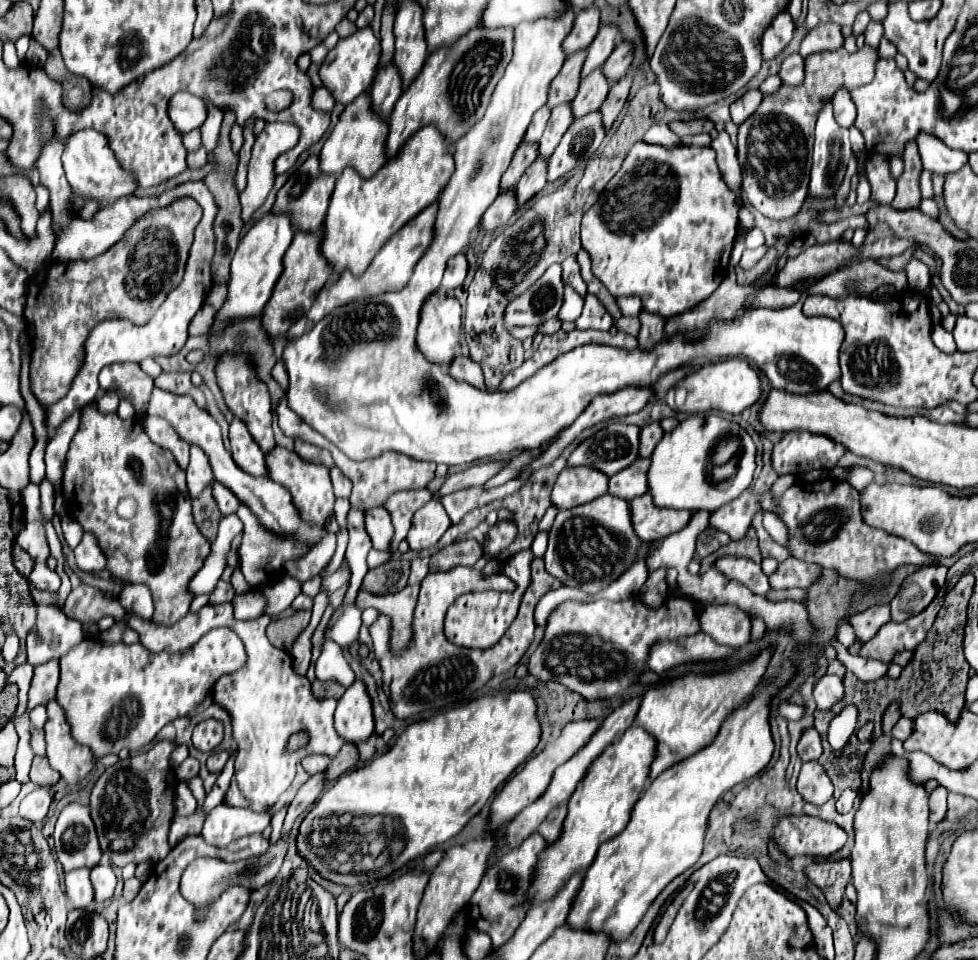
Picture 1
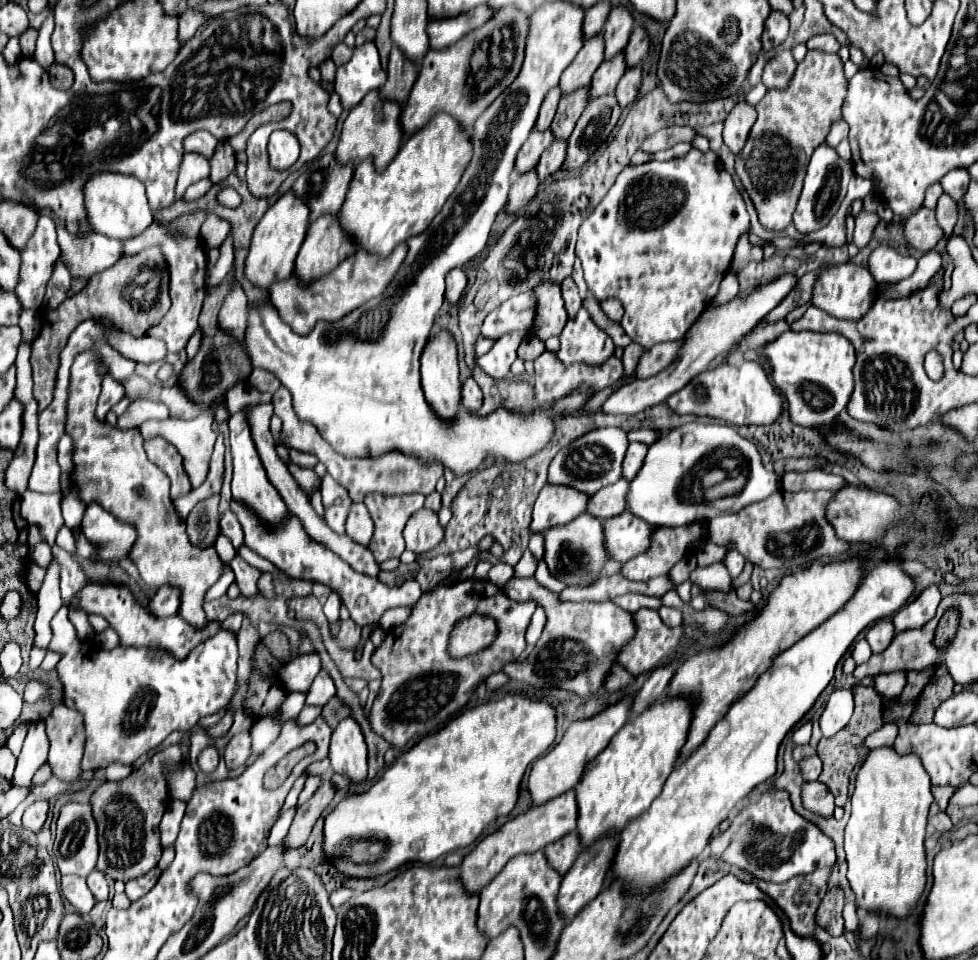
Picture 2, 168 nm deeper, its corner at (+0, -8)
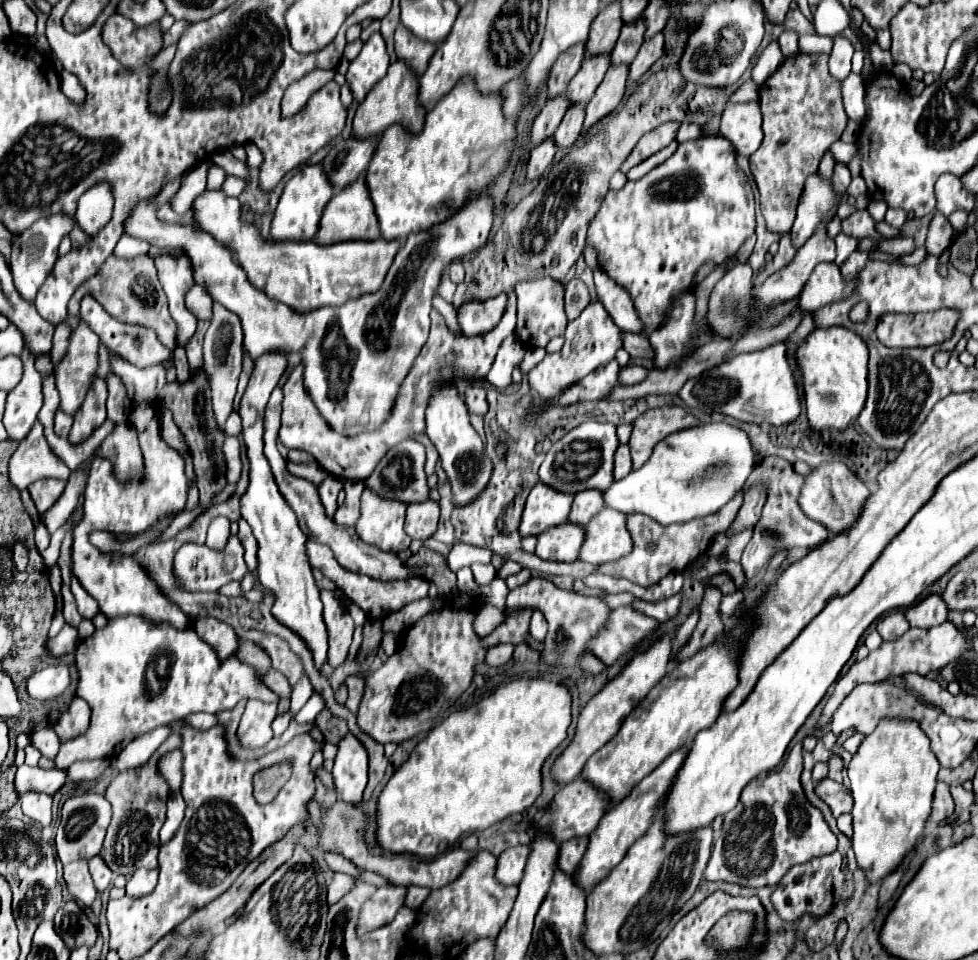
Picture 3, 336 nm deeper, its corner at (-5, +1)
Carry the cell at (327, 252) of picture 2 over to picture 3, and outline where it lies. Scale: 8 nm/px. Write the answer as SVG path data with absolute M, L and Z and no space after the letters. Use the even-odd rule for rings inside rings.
M358 178L354 186L348 186L346 190L338 190L332 196L332 200L326 204L320 220L320 228L312 240L318 242L320 246L330 246L342 240L374 240L378 236L380 236L378 218L374 214L374 206L370 206L370 196L366 194L366 182Z

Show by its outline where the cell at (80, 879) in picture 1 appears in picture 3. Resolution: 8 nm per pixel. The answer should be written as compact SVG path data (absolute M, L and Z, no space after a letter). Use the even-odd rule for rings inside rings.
M76 860L72 864L66 864L64 866L64 880L66 880L66 886L70 890L70 894L80 900L82 904L90 906L94 900L96 900L96 888L94 888L94 882L92 882L92 876L88 872L88 862L82 862L82 860Z

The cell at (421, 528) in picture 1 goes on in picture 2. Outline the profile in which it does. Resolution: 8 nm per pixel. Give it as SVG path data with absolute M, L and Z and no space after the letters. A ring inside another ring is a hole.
M421 509L417 511L405 525L403 531L407 549L421 555L429 549L433 549L435 545L439 545L439 541L443 539L443 527L439 525L437 513L429 511L429 509Z

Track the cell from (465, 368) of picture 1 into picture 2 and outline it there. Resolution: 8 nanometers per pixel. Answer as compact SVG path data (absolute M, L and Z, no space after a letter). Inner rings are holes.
M467 379L465 385L463 385L463 391L461 391L461 403L467 411L479 411L481 409L481 403L483 403L483 395L481 395L481 389L479 385L475 383L475 379Z

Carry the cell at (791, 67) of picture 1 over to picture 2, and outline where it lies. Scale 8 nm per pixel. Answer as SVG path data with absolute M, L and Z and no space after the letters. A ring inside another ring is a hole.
M781 51L775 57L771 57L763 69L763 85L767 89L785 89L793 77L797 63L793 61L789 51Z

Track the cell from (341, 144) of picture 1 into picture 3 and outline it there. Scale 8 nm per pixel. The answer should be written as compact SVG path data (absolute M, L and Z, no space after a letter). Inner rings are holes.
M398 60L390 64L388 74L370 90L370 94L358 106L354 122L352 122L352 134L358 140L376 138L392 124L400 124L404 130L418 134L424 126L424 116L426 116L426 110L418 102L418 80L412 72L408 74L408 66Z

